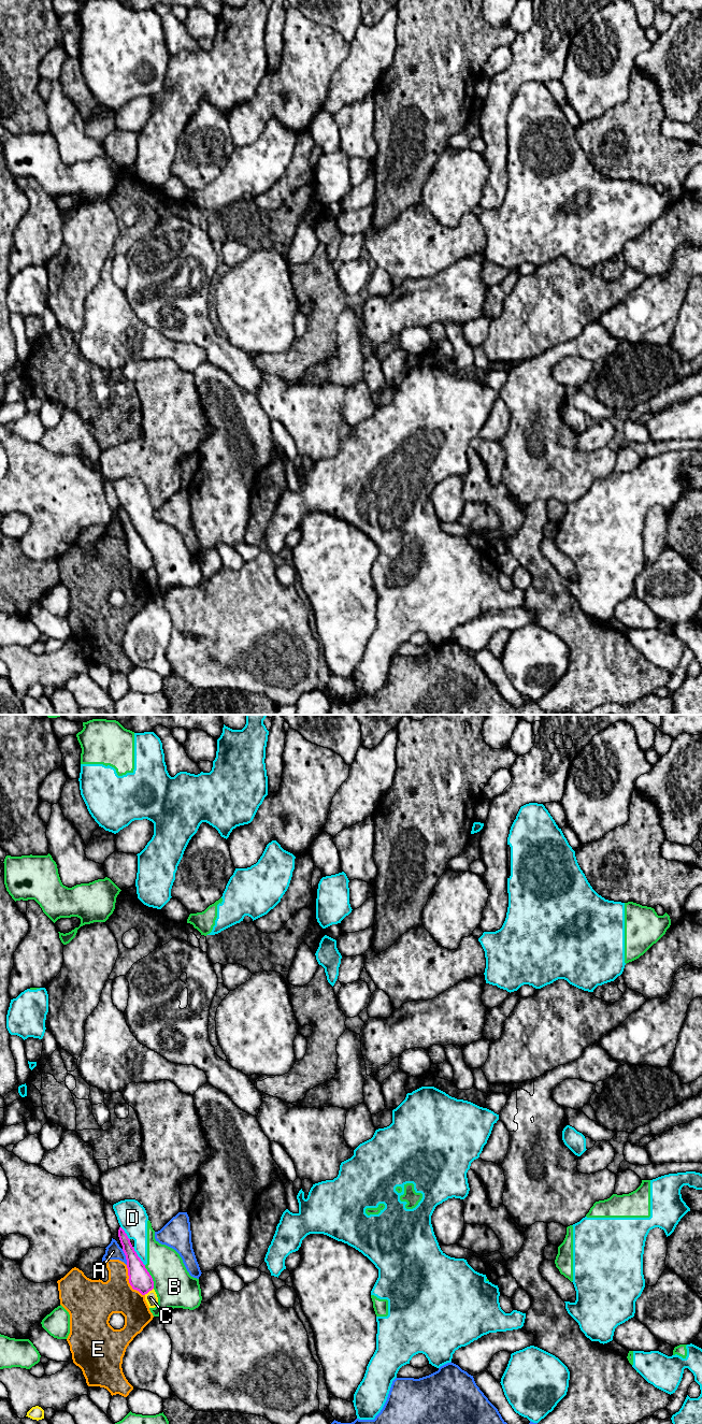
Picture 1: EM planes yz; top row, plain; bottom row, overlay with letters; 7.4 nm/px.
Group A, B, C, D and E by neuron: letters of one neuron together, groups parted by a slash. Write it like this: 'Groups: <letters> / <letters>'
Groups: A / B D / C / E

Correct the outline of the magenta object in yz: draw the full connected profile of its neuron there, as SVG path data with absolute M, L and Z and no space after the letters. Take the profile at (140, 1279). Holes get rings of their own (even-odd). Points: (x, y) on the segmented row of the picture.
M121 1227L118 1229L118 1237L127 1260L129 1283L133 1290L137 1290L142 1295L145 1295L154 1289L153 1278L145 1268L141 1258L138 1256L130 1239Z

